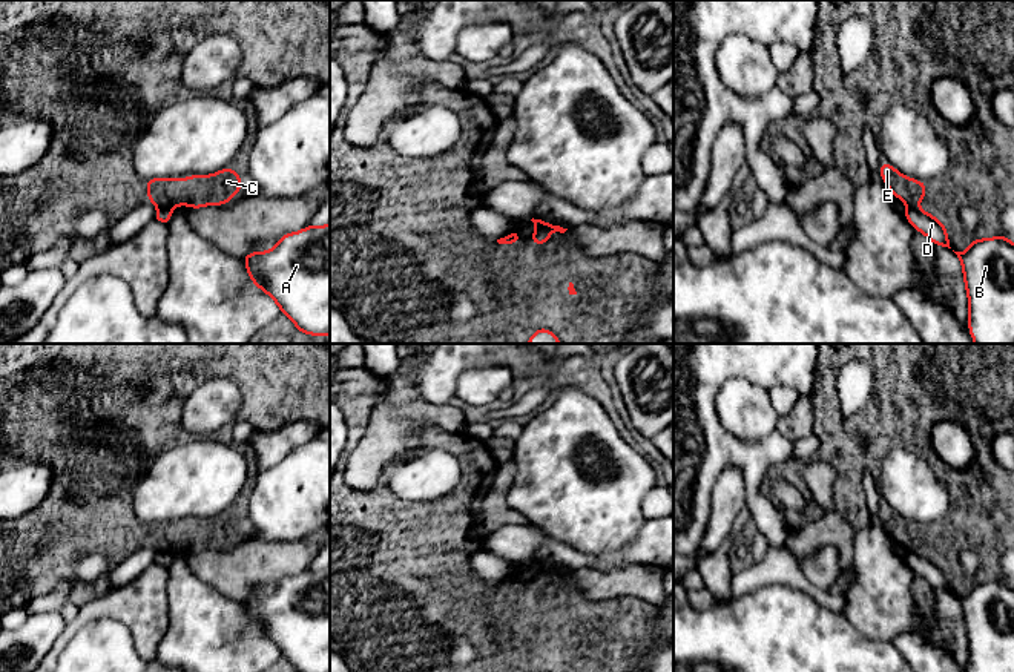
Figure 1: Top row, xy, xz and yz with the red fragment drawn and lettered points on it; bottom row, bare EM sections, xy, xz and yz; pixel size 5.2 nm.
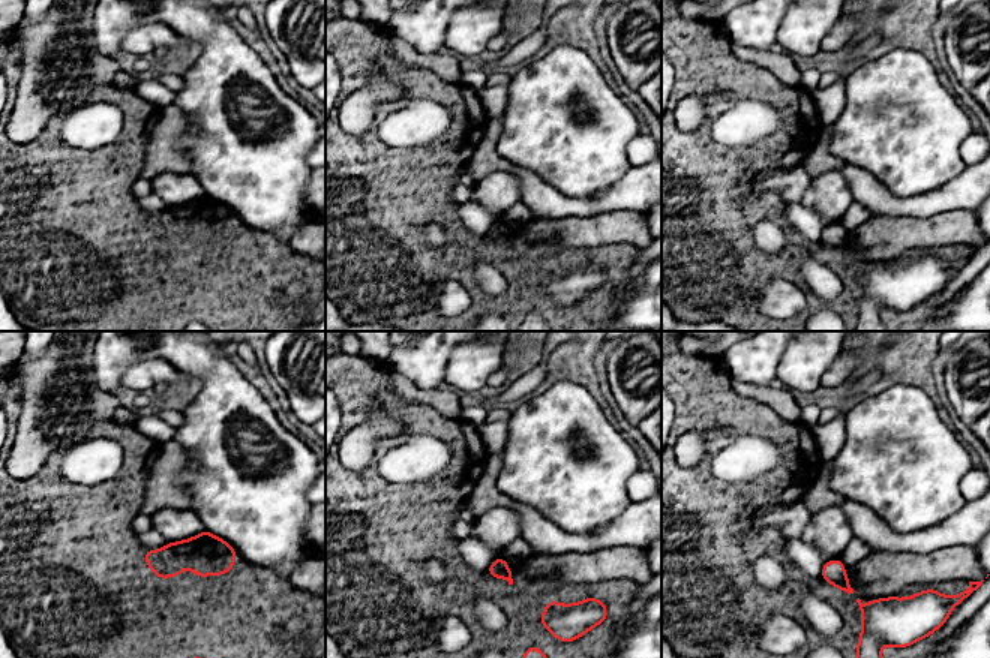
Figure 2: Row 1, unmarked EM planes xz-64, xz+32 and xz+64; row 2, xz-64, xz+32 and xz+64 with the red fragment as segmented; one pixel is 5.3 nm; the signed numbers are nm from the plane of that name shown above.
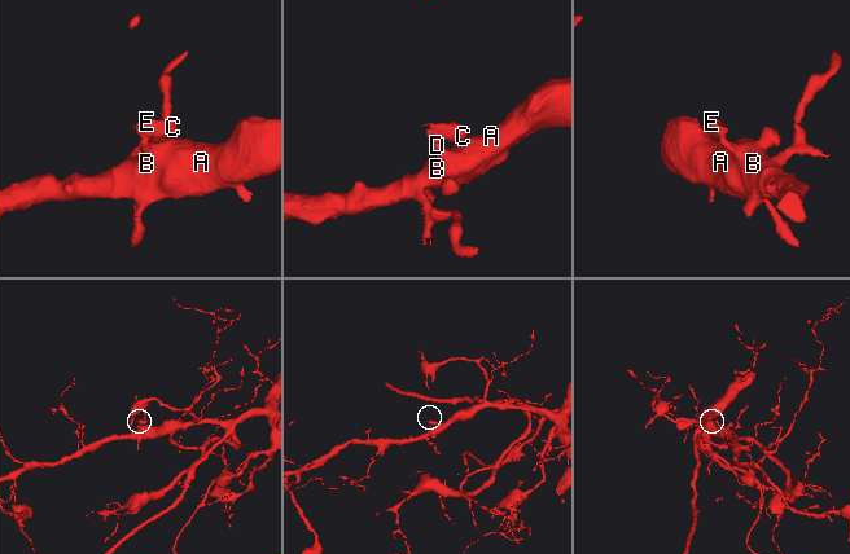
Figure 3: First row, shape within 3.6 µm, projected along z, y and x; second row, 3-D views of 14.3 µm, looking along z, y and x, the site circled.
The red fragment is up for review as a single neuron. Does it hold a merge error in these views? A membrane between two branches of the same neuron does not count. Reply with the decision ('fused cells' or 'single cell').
fused cells

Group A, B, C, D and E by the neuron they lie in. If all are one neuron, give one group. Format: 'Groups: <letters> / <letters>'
Groups: A B D / C E

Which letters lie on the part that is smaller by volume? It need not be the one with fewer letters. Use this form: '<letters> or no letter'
C, E

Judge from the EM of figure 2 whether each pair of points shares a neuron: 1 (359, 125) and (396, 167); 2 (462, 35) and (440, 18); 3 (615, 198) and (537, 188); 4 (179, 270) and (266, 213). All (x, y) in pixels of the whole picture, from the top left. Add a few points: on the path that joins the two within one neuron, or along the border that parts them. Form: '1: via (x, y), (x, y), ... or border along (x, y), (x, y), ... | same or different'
1: border along (341, 128), (354, 135), (363, 135), (372, 129) | different
2: border along (453, 15), (443, 44) | different
3: via (596, 204), (557, 206) | same
4: border along (212, 198), (225, 204), (237, 222) | different

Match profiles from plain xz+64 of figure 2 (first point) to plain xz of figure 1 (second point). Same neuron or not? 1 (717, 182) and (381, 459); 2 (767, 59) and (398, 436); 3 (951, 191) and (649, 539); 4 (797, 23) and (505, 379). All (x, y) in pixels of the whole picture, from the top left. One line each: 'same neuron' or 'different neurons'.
1: different neurons
2: same neuron
3: same neuron
4: same neuron

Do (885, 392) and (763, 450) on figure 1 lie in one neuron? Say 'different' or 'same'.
different

